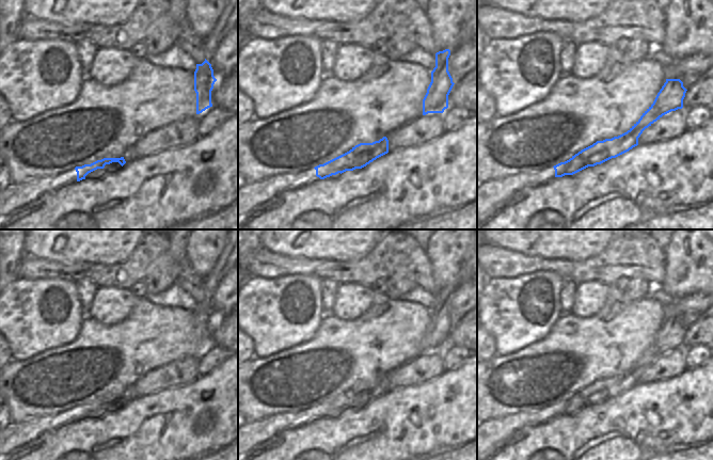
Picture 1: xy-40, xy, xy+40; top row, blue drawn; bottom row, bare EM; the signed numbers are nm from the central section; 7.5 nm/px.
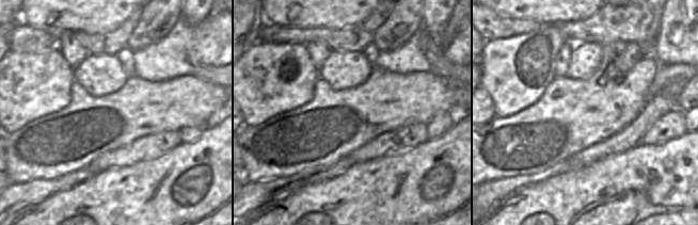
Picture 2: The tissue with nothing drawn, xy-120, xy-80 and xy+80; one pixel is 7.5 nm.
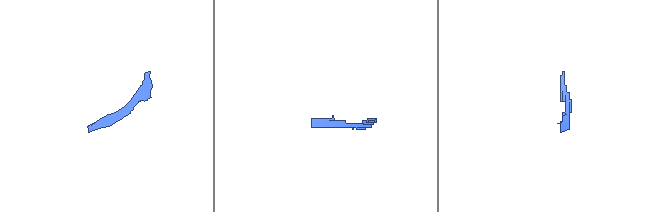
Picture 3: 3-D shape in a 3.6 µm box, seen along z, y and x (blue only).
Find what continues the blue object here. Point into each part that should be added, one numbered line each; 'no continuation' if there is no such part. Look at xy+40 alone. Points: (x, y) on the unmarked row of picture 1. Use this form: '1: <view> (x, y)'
1: xy+40 (490, 433)

